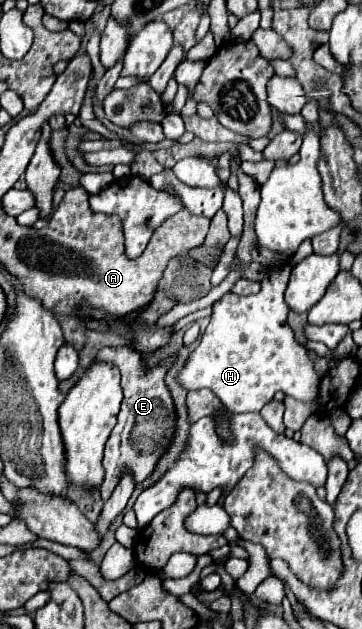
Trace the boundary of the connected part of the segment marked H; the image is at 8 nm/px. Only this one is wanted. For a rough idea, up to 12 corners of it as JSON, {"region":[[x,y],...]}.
{"region":[[289,263],[227,293],[177,375],[231,413],[317,397],[287,325]]}

